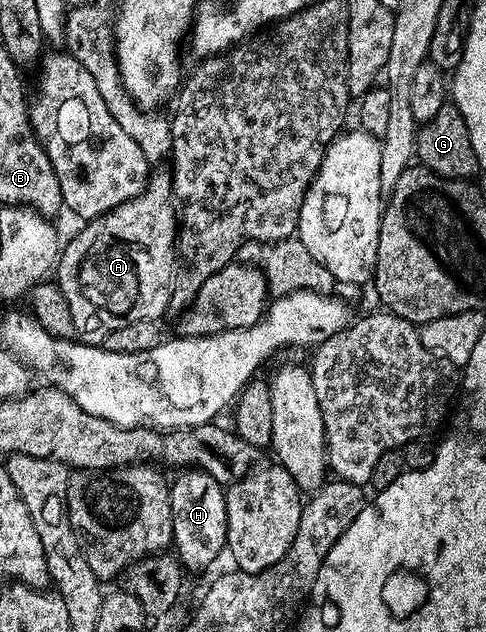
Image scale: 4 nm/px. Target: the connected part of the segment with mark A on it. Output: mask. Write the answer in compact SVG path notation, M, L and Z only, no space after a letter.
M154 171L150 175L145 189L135 198L131 198L127 202L123 202L119 206L115 206L110 212L104 212L101 216L96 216L94 220L82 223L81 229L74 234L69 240L69 245L62 247L59 252L59 259L55 265L55 282L63 290L63 298L67 298L67 302L71 306L71 318L75 322L75 330L77 331L76 339L83 344L100 345L106 338L107 334L111 334L115 330L123 330L123 326L127 326L131 322L139 322L140 320L160 321L164 312L170 311L169 296L173 293L173 277L175 275L175 249L177 246L177 238L179 235L179 212L176 207L169 205L171 201L171 176L168 171Z

